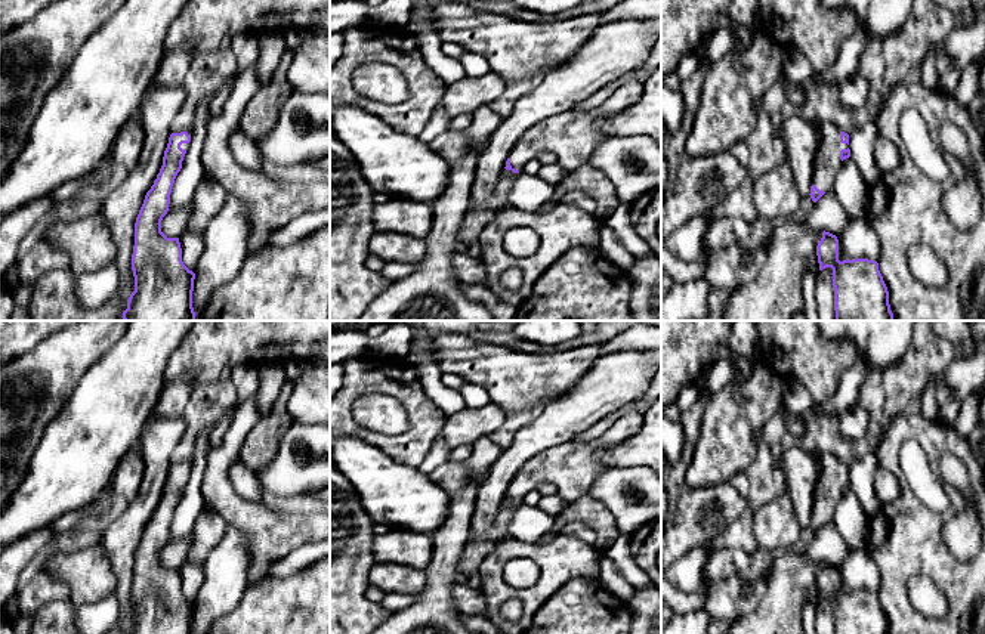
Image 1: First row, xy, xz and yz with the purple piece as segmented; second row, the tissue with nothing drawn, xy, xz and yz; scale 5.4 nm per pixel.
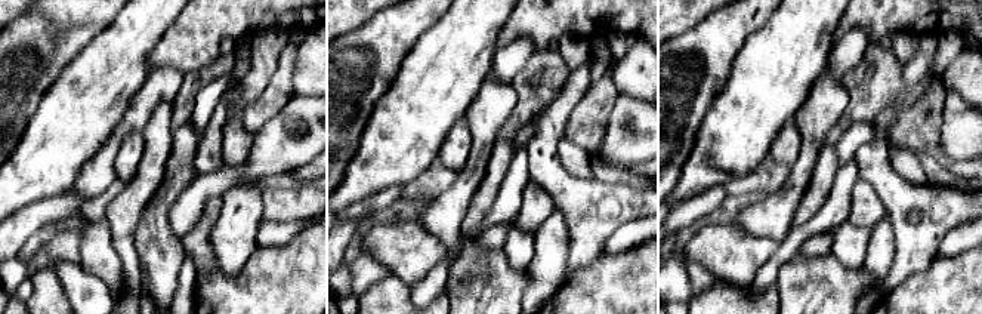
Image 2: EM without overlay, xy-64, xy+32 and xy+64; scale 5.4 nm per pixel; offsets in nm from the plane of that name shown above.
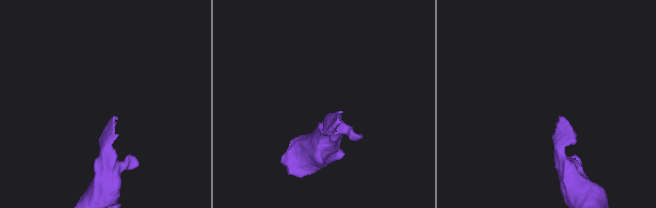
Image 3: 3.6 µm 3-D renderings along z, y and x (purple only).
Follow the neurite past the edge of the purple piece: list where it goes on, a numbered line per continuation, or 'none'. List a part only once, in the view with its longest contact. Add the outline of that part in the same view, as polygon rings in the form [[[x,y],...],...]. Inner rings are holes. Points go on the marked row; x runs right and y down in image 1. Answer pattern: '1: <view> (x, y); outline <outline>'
1: yz (827, 163); outline [[[809,120],[819,134],[819,145],[812,173],[812,185],[828,192],[834,186],[834,177],[842,166],[840,151],[847,149],[847,143],[840,142],[840,129],[827,121]]]

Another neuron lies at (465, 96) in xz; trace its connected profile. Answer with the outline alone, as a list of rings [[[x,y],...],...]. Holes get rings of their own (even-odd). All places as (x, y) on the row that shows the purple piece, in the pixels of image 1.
[[[495,72],[482,77],[466,75],[463,80],[447,86],[441,105],[451,118],[473,114],[478,108],[491,105],[498,99],[504,93],[507,83]]]

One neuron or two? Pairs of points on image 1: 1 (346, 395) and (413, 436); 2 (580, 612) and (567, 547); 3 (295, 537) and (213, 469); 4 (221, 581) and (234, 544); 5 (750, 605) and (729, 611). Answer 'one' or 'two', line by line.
1: one
2: two
3: one
4: one
5: one

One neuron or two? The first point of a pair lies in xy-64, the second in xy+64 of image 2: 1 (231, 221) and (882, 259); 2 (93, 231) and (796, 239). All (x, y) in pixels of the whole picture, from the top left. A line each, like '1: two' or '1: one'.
1: one
2: two

